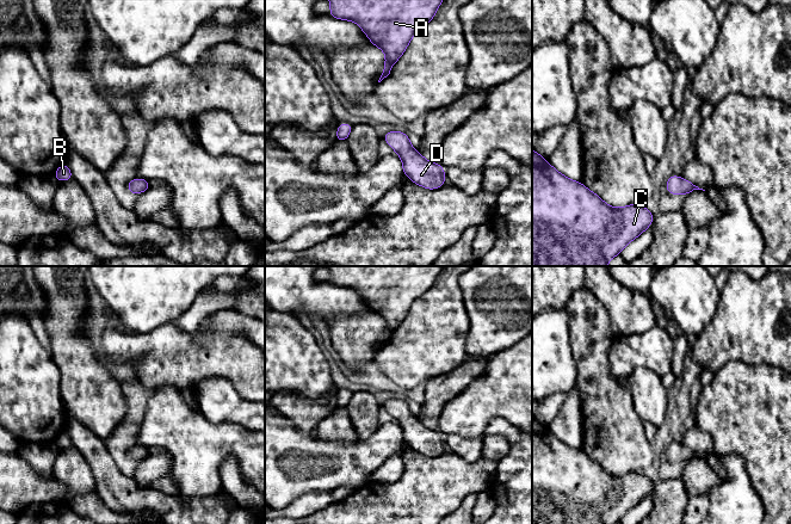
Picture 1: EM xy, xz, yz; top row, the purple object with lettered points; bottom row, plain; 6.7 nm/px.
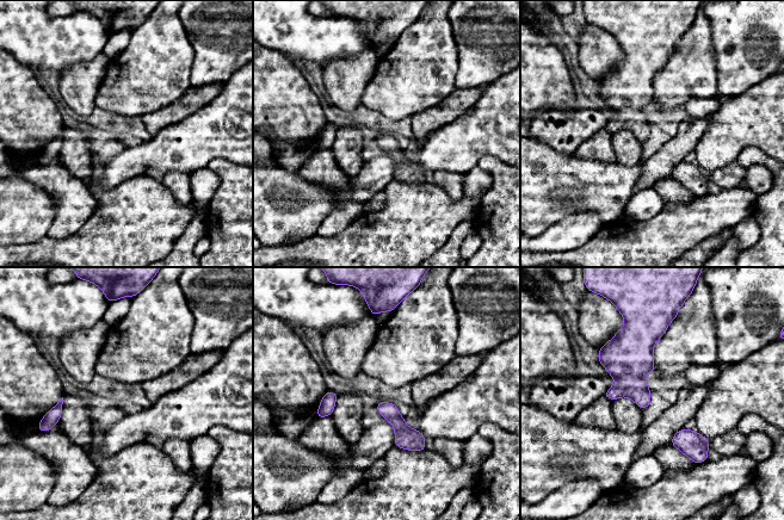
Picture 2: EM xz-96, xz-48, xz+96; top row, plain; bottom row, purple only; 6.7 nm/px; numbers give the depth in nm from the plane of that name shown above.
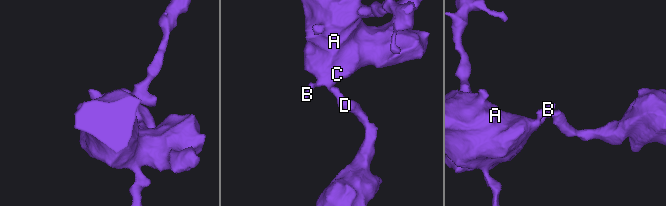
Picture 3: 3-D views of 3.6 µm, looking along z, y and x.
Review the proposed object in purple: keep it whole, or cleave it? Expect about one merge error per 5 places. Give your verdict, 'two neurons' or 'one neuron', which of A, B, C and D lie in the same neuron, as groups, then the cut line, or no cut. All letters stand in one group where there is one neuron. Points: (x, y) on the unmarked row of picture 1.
one neuron; A B C D; no cut

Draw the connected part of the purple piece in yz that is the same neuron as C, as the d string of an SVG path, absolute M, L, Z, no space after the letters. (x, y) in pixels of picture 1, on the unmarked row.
M532 417L532 524L616 524L653 488L653 481L641 471L610 474L583 451L556 438Z

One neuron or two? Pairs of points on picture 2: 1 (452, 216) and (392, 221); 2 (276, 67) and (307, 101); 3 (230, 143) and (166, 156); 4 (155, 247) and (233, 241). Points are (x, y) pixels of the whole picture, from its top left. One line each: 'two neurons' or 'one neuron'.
1: one neuron
2: one neuron
3: one neuron
4: two neurons

